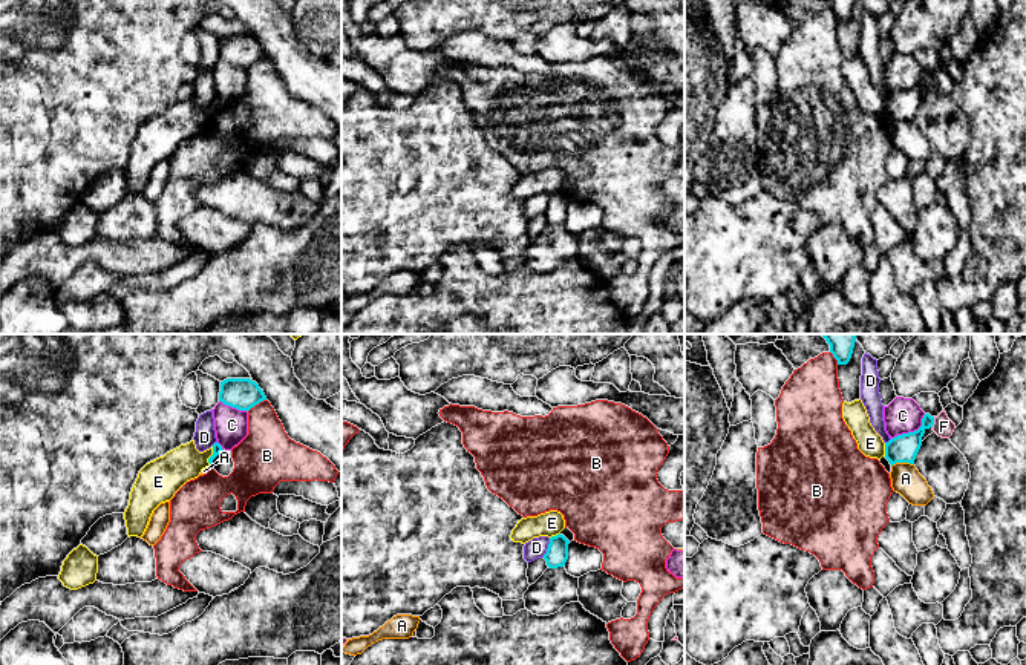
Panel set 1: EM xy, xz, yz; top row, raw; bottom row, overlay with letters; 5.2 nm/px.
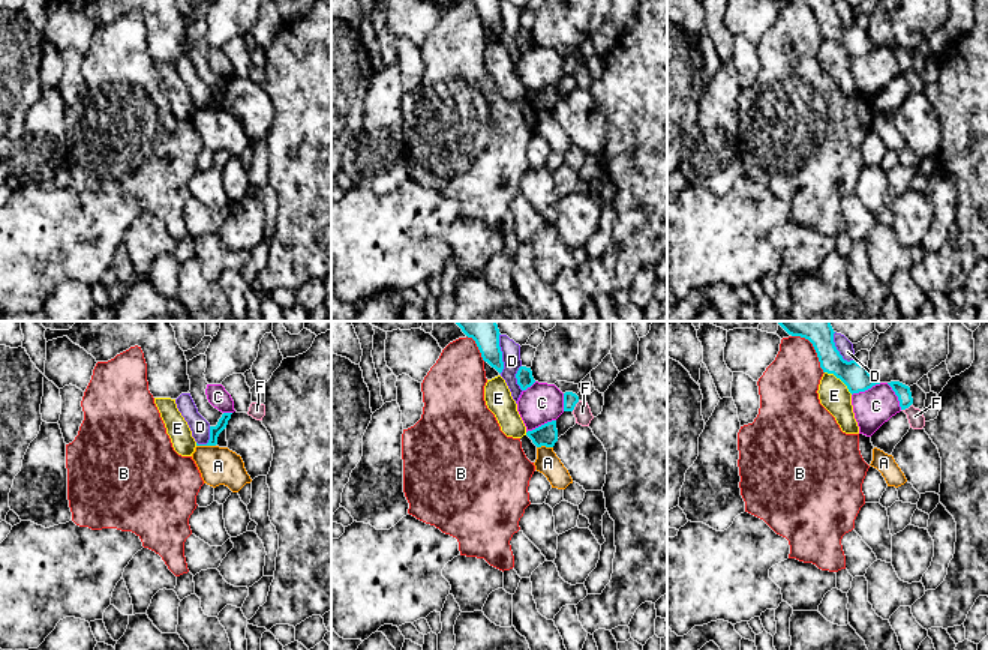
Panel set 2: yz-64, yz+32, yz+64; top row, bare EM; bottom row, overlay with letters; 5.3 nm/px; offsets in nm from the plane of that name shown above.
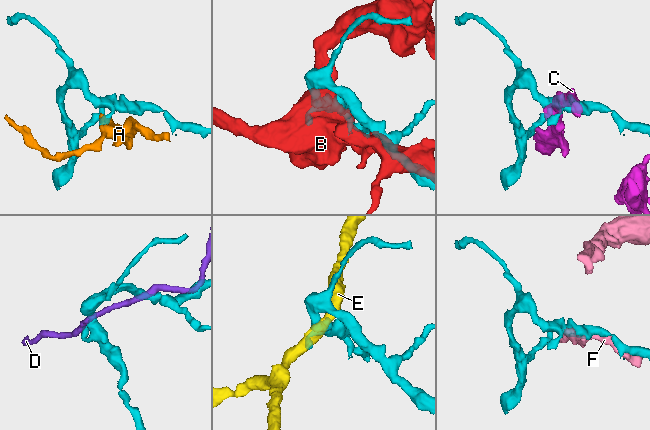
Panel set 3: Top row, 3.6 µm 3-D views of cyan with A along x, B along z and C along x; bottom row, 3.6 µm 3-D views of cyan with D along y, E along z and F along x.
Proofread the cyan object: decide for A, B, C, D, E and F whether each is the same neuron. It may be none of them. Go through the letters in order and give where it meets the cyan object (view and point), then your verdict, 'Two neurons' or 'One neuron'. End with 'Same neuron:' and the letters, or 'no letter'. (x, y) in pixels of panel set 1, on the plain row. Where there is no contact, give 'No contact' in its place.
A: Touches cyan at yz (902, 118). Two neurons
B: Touches cyan at xy (256, 60). Two neurons
C: Touches cyan at yz (911, 89). Two neurons
D: Touches cyan at xz (548, 204). Two neurons
E: Touches cyan at xy (212, 112). Two neurons
F: Touches cyan at yz (933, 78). Two neurons
Same neuron: no letter

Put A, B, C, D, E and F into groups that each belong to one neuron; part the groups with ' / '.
A / B / C / D / E / F

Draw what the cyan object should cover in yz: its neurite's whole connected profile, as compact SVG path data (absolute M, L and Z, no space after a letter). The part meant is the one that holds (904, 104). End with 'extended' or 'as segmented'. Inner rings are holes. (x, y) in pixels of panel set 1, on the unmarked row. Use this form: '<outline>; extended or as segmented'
M925 70L922 75L922 83L917 87L897 92L885 100L885 115L890 118L890 121L914 121L916 112L922 103L922 93L926 86L933 84L933 81L934 74Z; as segmented

